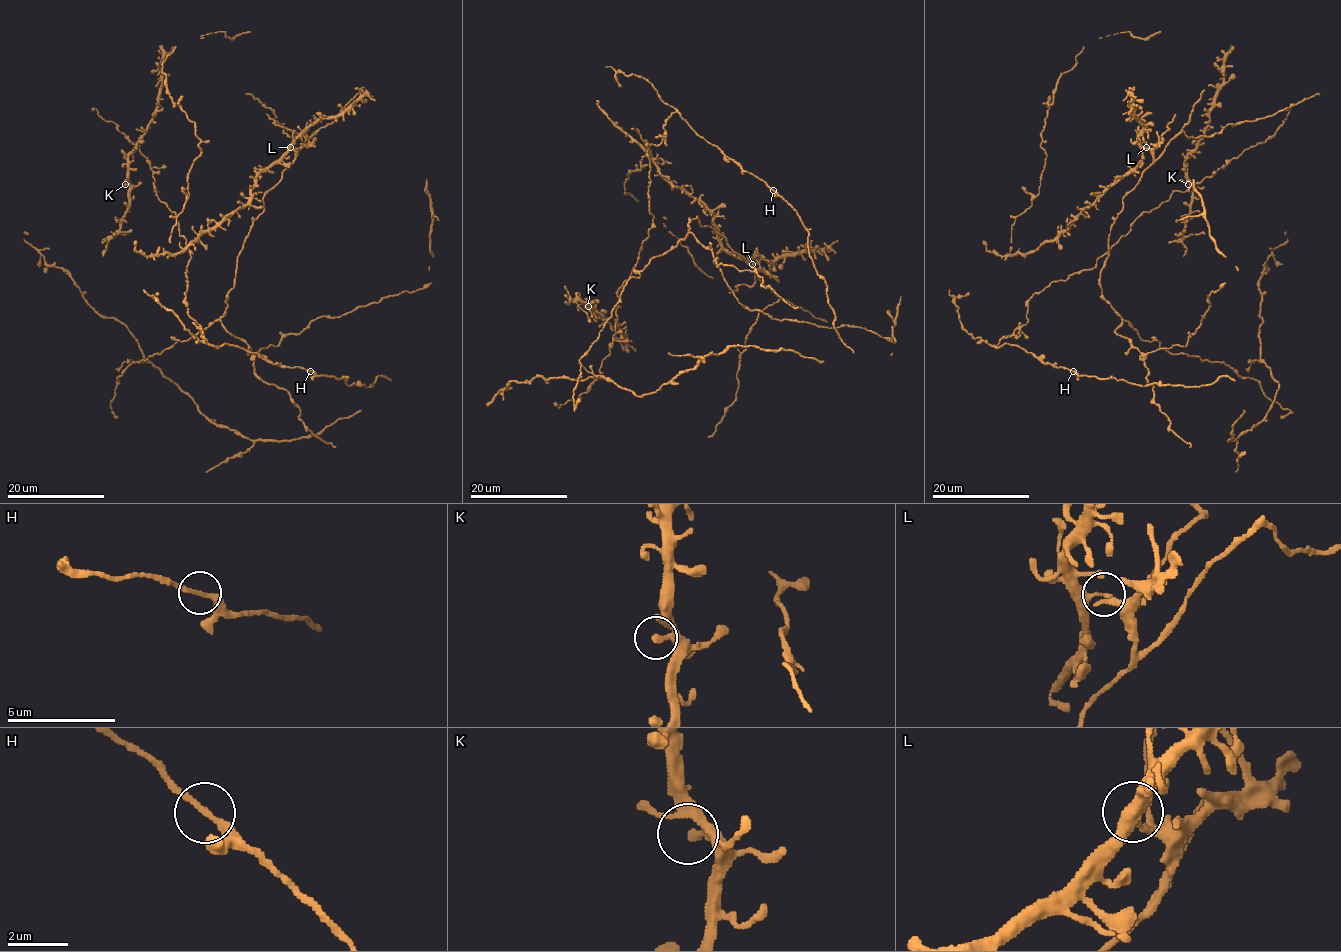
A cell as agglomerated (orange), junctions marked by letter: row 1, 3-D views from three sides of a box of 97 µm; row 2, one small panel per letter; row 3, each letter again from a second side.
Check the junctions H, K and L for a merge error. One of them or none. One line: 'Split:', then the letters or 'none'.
Split: L

